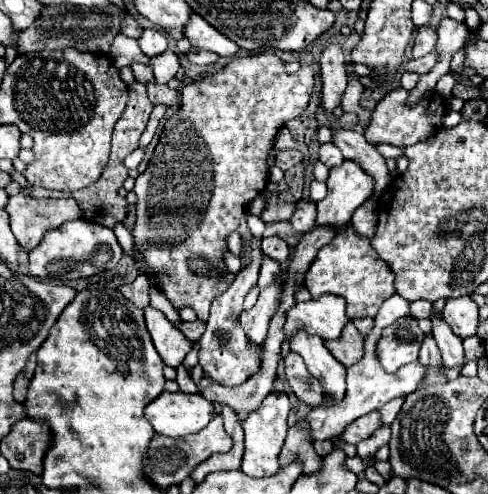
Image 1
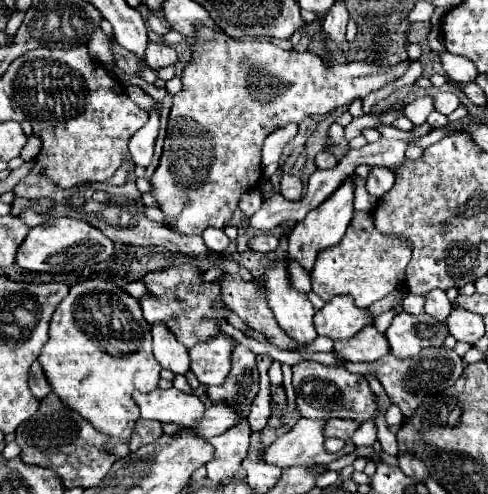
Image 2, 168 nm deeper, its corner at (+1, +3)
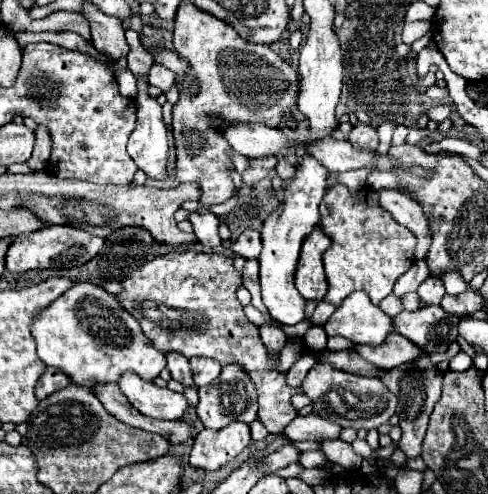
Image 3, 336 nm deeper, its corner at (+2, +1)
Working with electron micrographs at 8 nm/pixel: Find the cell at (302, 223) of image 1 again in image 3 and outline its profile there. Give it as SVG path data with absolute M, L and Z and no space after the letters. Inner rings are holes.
M284 158L282 160L278 160L278 164L276 164L276 172L278 172L278 176L284 180L284 182L288 182L290 178L294 178L294 166L290 164L290 162L286 162Z

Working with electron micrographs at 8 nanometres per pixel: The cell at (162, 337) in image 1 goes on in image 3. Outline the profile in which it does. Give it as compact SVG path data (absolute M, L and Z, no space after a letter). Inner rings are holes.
M166 354L166 360L168 360L168 370L174 380L178 380L184 386L194 386L190 364L186 358L182 358L182 354Z

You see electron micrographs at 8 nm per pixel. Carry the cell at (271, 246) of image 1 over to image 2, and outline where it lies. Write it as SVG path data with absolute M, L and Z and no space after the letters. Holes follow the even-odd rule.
M257 234L255 238L251 238L249 246L251 246L251 250L255 250L255 252L271 254L271 252L277 250L277 246L279 246L279 238L275 238L273 234Z

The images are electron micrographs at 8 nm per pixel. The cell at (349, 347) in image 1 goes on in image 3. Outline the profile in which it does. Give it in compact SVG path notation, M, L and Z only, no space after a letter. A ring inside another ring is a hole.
M390 334L382 346L356 346L356 352L362 354L368 362L374 362L376 366L382 366L386 370L414 362L424 354L420 346L404 338L402 334Z

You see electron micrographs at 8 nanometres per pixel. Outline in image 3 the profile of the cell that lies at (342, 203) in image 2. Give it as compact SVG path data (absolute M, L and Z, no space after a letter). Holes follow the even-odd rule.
M320 226L304 240L298 270L296 270L296 288L304 300L322 302L328 290L328 282L322 268L322 254L330 246L330 238L326 238Z

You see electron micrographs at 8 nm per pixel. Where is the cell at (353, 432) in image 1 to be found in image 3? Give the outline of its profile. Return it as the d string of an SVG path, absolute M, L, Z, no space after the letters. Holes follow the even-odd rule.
M308 414L308 416L298 416L294 418L286 428L284 434L292 440L332 440L338 438L340 426L336 422L330 422L326 418L318 418L318 414Z

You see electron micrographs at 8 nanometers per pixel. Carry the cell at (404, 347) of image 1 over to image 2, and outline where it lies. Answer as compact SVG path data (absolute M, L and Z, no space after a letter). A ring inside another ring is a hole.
M401 312L393 318L391 326L385 332L389 342L389 350L397 358L411 358L417 356L423 348L439 348L447 336L445 324L435 324L431 316L419 314L411 316Z

